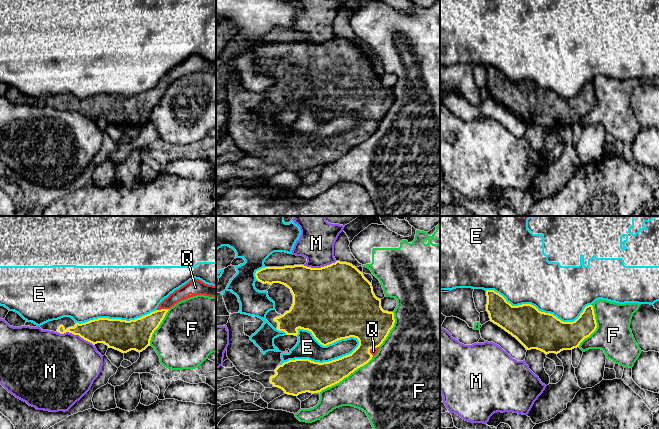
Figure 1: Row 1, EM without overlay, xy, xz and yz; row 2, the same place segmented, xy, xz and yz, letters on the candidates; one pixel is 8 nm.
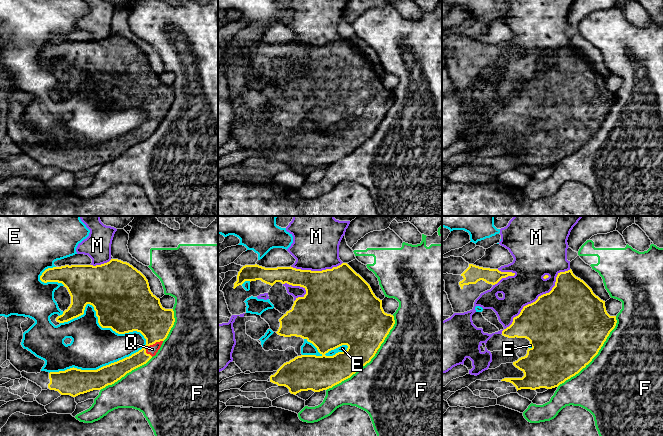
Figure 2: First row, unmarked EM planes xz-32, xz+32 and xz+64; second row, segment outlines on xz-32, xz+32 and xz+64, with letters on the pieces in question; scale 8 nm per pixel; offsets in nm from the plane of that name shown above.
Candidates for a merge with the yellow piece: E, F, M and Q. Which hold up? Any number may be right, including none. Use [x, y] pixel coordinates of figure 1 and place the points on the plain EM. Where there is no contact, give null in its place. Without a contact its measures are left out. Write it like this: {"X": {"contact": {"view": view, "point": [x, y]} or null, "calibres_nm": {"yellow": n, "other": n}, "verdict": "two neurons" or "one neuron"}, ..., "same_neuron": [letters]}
{"E": {"contact": {"view": "xz", "point": [320, 139]}, "calibres_nm": {"yellow": 280, "other": 190}, "verdict": "two neurons"}, "F": {"contact": {"view": "xz", "point": [346, 152]}, "calibres_nm": {"yellow": 240, "other": 400}, "verdict": "two neurons"}, "M": {"contact": {"view": "xy", "point": [77, 110]}, "calibres_nm": {"yellow": 200, "other": 480}, "verdict": "two neurons"}, "Q": {"contact": {"view": "xy", "point": [162, 85]}, "calibres_nm": {"yellow": 200, "other": 100}, "verdict": "one neuron"}, "same_neuron": ["Q"]}

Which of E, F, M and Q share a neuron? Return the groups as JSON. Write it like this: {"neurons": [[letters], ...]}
{"neurons": [["E"], ["F"], ["M"], ["Q"]]}

